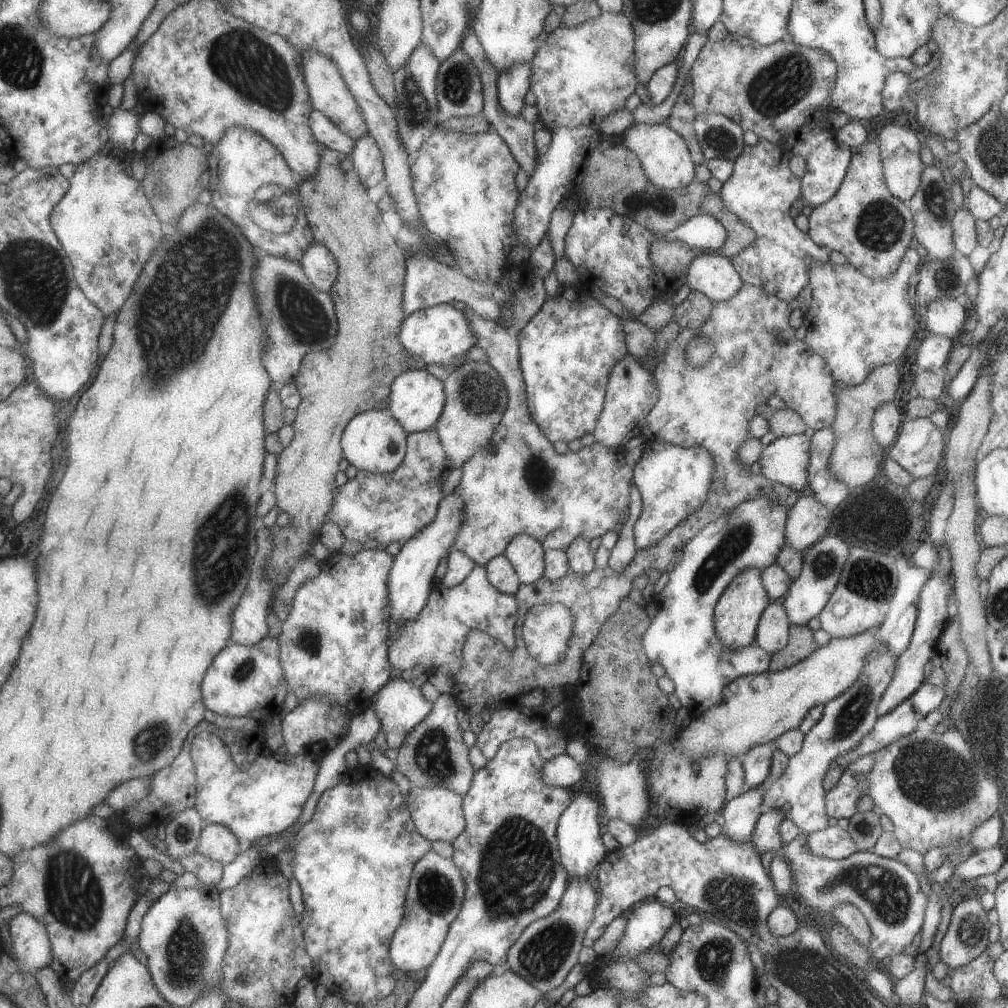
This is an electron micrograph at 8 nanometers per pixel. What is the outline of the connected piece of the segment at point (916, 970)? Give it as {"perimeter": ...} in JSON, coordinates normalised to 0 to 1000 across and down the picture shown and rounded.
{"perimeter":[[[918,942],[911,944],[906,950],[906,962],[901,968],[891,971],[888,974],[888,987],[890,994],[895,997],[911,996],[917,990],[916,974],[920,964],[918,956],[920,951]]]}

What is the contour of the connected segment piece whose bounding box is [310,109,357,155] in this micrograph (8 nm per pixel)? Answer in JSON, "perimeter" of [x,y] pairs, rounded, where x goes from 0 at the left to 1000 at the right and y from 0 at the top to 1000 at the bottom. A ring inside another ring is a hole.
{"perimeter":[[[312,108],[308,116],[308,125],[314,140],[321,146],[348,154],[354,140],[342,133],[332,121],[329,121],[320,111]]]}

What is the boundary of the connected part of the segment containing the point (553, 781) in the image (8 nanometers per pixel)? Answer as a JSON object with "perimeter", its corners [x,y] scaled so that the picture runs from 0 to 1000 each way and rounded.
{"perimeter":[[[563,747],[542,754],[540,760],[541,776],[545,780],[567,782],[580,770],[578,760]]]}

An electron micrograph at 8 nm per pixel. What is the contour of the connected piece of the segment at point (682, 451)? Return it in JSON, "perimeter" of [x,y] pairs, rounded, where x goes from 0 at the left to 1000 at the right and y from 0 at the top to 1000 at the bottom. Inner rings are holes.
{"perimeter":[[[642,438],[627,465],[627,479],[636,491],[636,510],[628,521],[628,536],[634,546],[650,542],[660,530],[676,520],[684,510],[697,502],[707,478],[709,458],[695,442],[674,443],[663,439]]]}

